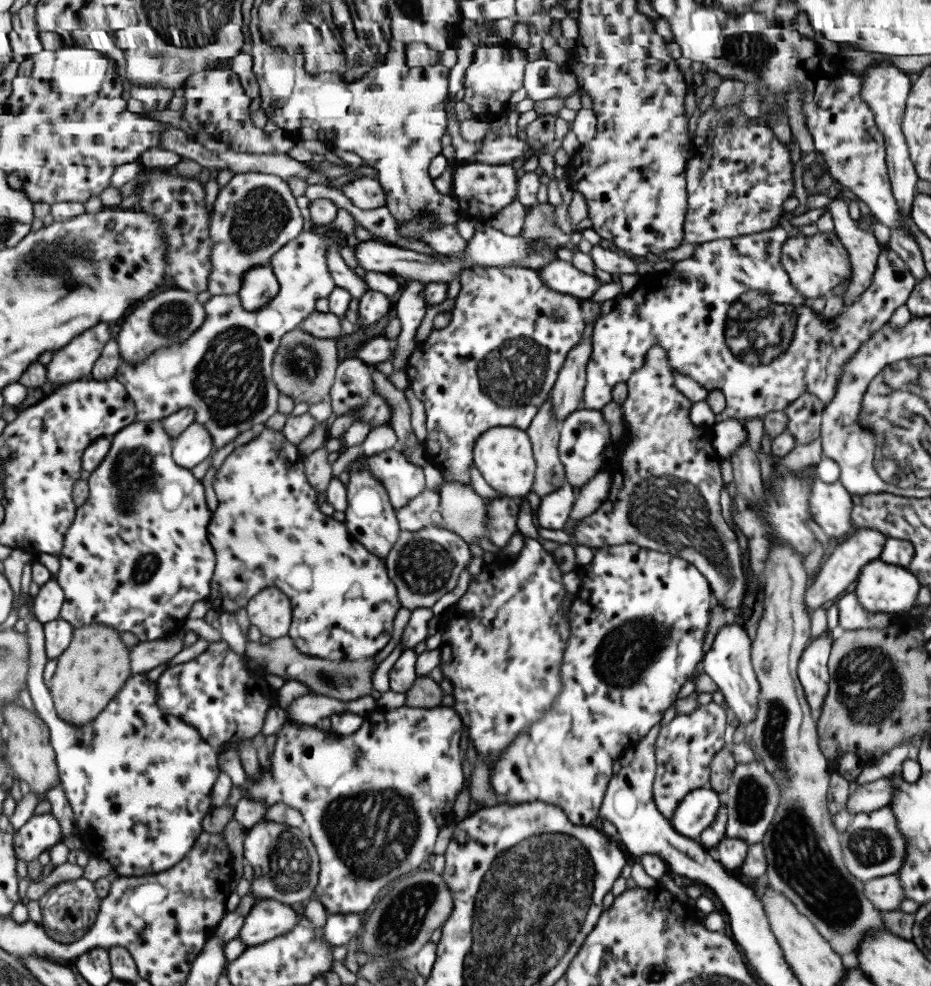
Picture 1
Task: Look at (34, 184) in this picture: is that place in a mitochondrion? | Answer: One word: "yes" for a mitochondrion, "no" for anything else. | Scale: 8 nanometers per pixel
no

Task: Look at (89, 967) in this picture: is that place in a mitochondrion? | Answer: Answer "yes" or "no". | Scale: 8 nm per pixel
no

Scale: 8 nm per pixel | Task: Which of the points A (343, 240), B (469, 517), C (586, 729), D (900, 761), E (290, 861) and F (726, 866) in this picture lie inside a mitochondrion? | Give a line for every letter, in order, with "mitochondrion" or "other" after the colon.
A: other
B: mitochondrion
C: other
D: other
E: mitochondrion
F: other

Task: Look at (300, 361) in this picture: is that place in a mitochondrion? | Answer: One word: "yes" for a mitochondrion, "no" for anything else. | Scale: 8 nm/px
yes

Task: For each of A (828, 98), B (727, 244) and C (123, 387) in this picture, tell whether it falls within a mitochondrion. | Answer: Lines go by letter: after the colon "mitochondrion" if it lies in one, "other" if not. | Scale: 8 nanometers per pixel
A: other
B: other
C: other

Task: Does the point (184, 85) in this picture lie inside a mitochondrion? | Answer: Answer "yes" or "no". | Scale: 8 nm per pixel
no

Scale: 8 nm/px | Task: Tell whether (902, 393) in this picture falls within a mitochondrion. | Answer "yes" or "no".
yes

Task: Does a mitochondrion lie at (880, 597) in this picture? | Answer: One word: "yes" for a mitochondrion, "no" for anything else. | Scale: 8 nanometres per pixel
no

